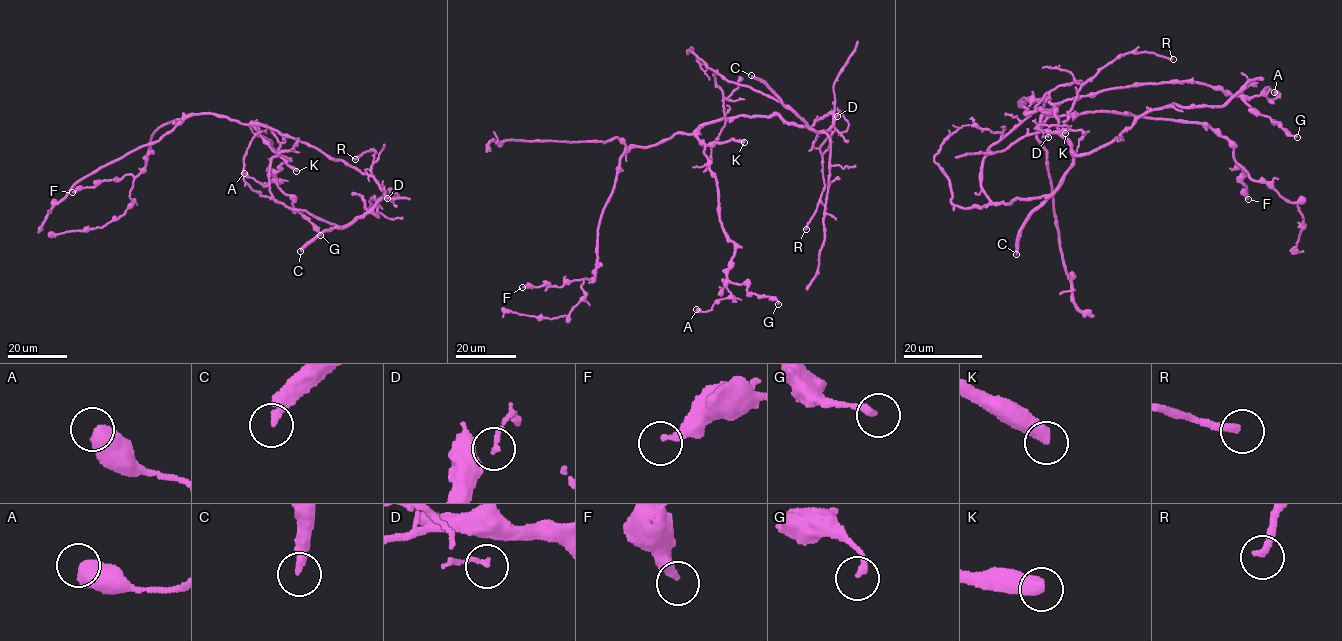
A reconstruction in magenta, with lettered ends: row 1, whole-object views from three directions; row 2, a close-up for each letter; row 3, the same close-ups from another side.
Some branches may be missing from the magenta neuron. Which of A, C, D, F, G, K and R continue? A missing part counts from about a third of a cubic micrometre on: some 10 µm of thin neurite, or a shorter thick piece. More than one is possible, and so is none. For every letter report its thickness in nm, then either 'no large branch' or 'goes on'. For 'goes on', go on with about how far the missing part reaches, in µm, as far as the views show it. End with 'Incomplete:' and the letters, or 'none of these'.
A: calibre 600 nm; no large branch
C: calibre 280 nm; goes on; missing 90 µm
D: calibre 100 nm; no large branch
F: calibre 240 nm; no large branch
G: calibre 200 nm; no large branch
K: calibre 500 nm; goes on; missing 200 µm
R: calibre 260 nm; goes on; missing 30 µm
Incomplete: C, K, R

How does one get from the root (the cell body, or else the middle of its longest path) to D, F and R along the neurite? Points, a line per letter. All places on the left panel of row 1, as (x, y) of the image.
D: (291, 137), (368, 174), (383, 196), (391, 199), (399, 194), (392, 189), (387, 198)
F: (291, 137), (211, 113), (190, 114), (155, 131), (146, 165), (135, 176), (124, 174), (72, 192)
R: (291, 137), (368, 174), (384, 195), (384, 190), (371, 173), (376, 152), (368, 150), (355, 159)

